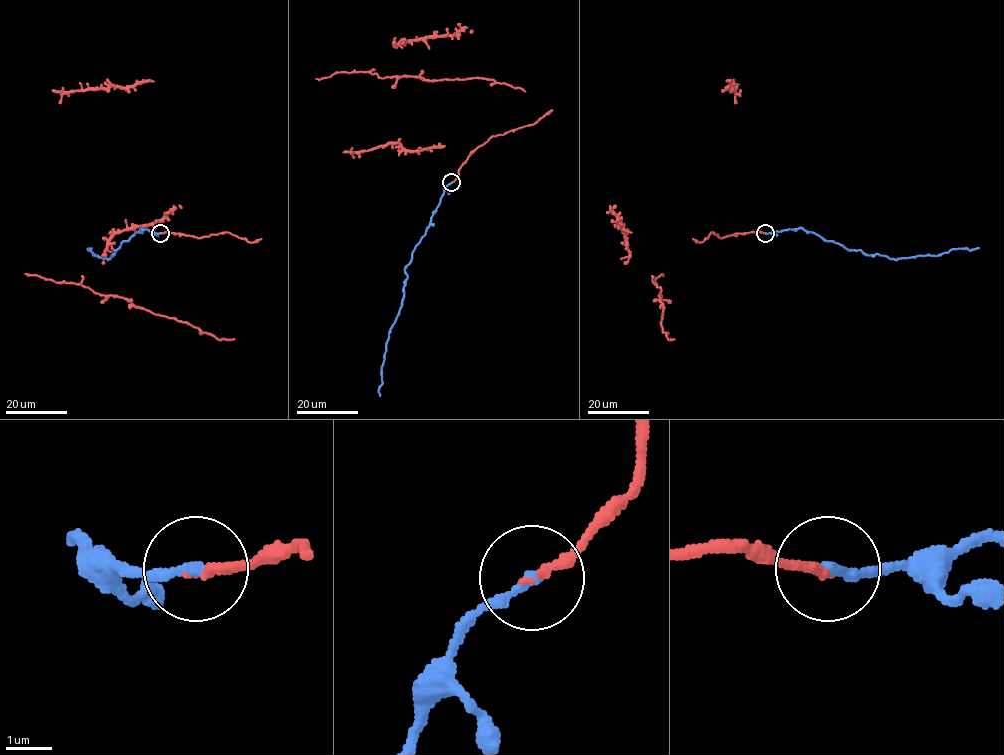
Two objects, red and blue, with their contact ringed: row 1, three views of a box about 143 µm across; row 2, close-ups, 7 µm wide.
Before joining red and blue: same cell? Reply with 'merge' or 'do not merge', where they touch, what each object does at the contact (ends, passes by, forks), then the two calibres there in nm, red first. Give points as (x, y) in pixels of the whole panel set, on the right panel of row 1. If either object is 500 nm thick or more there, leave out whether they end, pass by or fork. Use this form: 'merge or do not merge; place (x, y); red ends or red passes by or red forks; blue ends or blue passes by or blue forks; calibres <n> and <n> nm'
merge; place (765, 233); red ends; blue ends; calibres 190 and 240 nm

